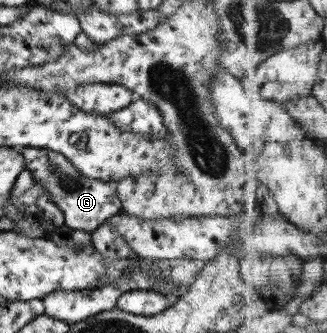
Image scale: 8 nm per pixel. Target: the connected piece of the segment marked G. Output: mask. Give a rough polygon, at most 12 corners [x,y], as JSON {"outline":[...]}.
{"outline":[[23,146],[24,170],[65,227],[93,232],[121,211],[114,182],[54,150]]}

